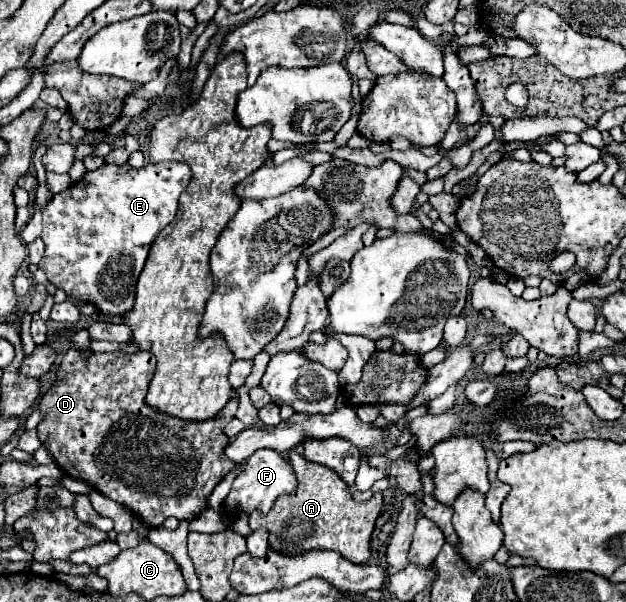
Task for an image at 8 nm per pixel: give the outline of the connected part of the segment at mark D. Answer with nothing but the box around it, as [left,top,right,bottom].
[36,346,238,528]

